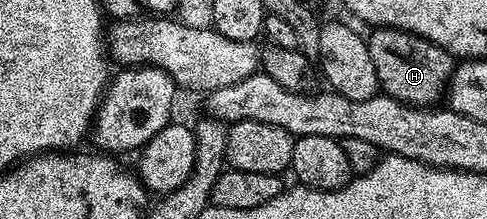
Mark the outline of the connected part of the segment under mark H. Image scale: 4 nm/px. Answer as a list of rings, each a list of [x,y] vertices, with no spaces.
[[[374,27],[366,37],[368,56],[376,67],[378,88],[383,94],[405,105],[434,107],[443,100],[444,86],[454,72],[456,59],[444,47],[415,33],[392,27]]]

